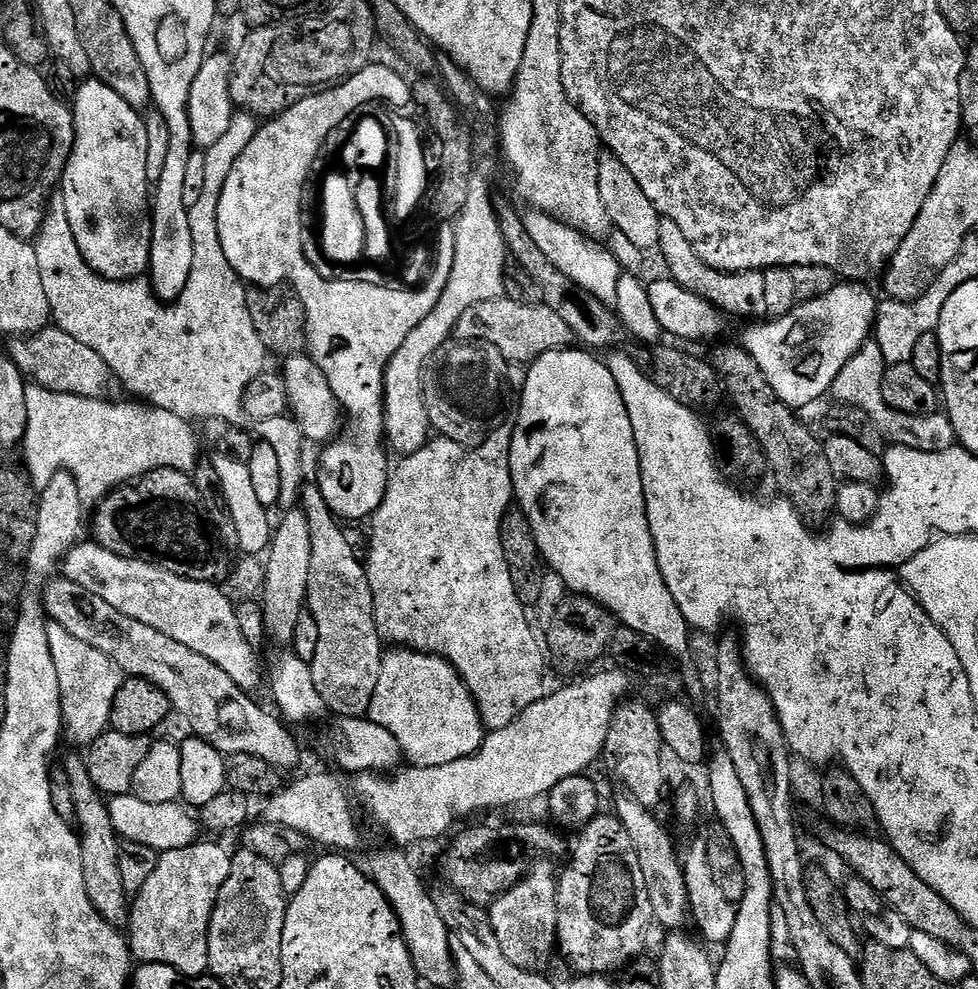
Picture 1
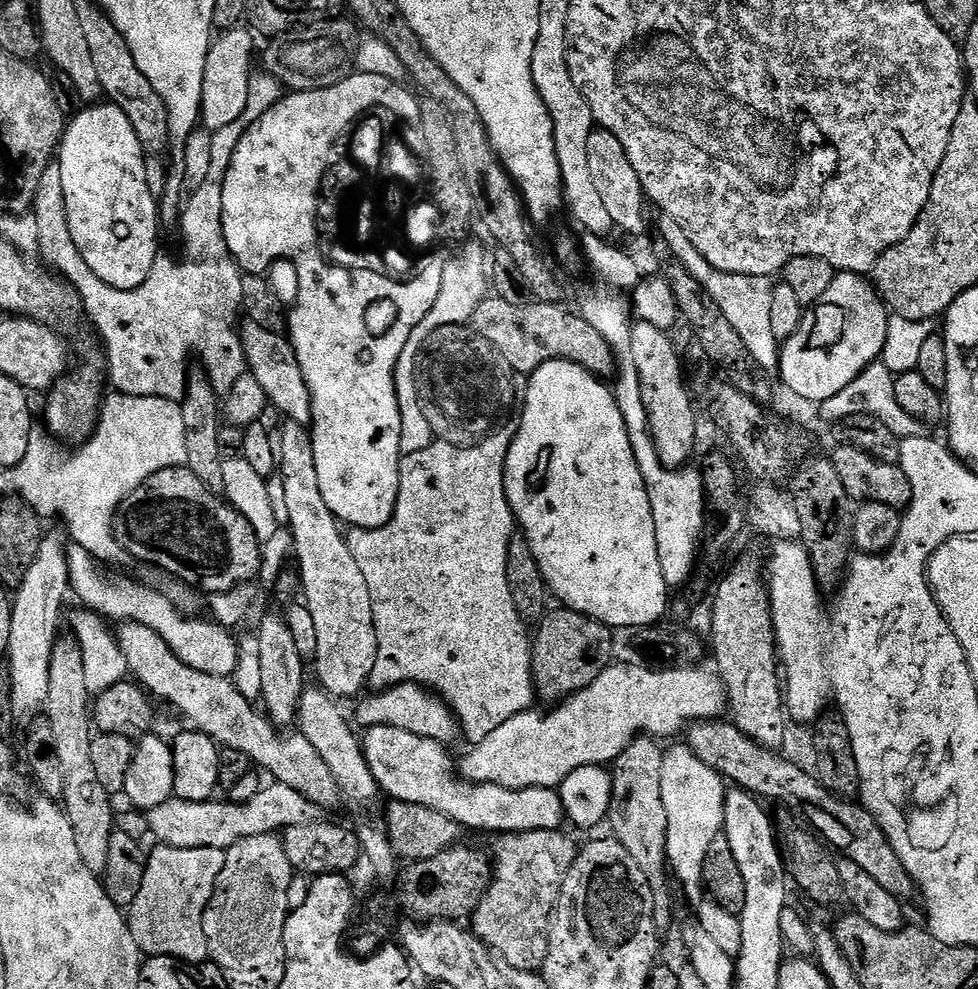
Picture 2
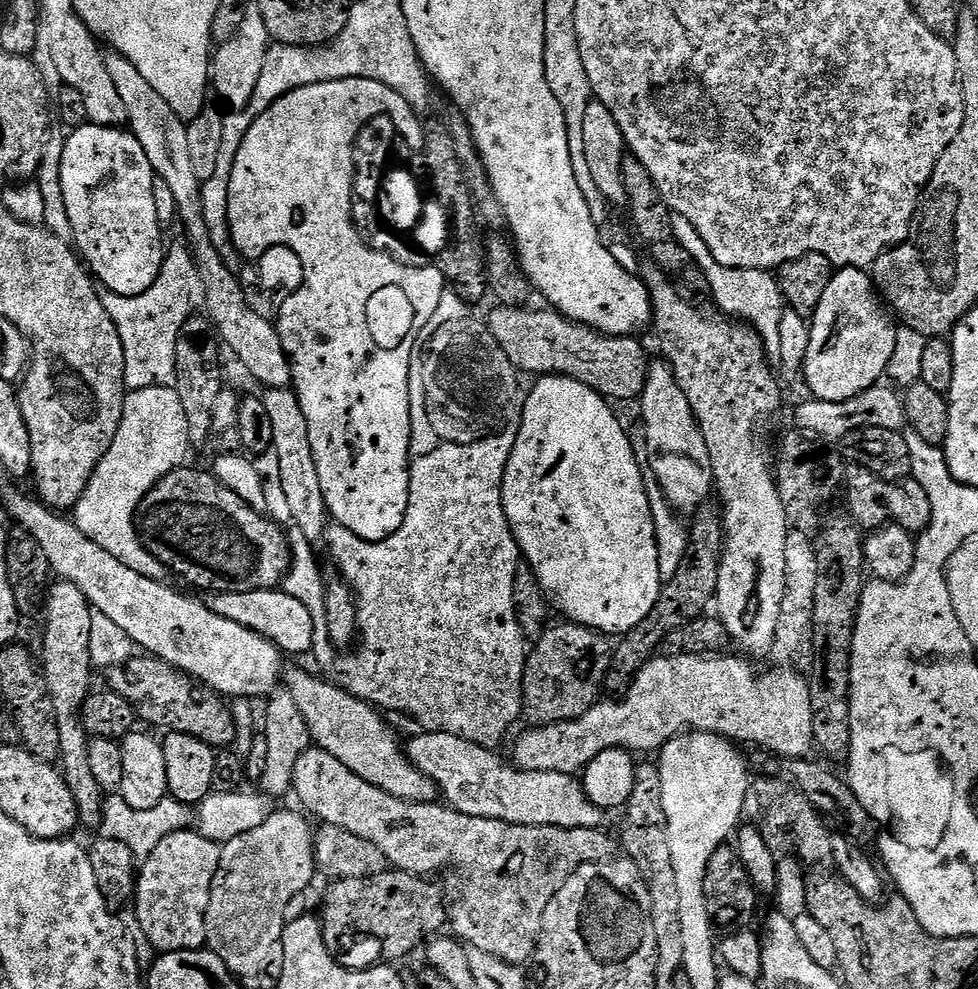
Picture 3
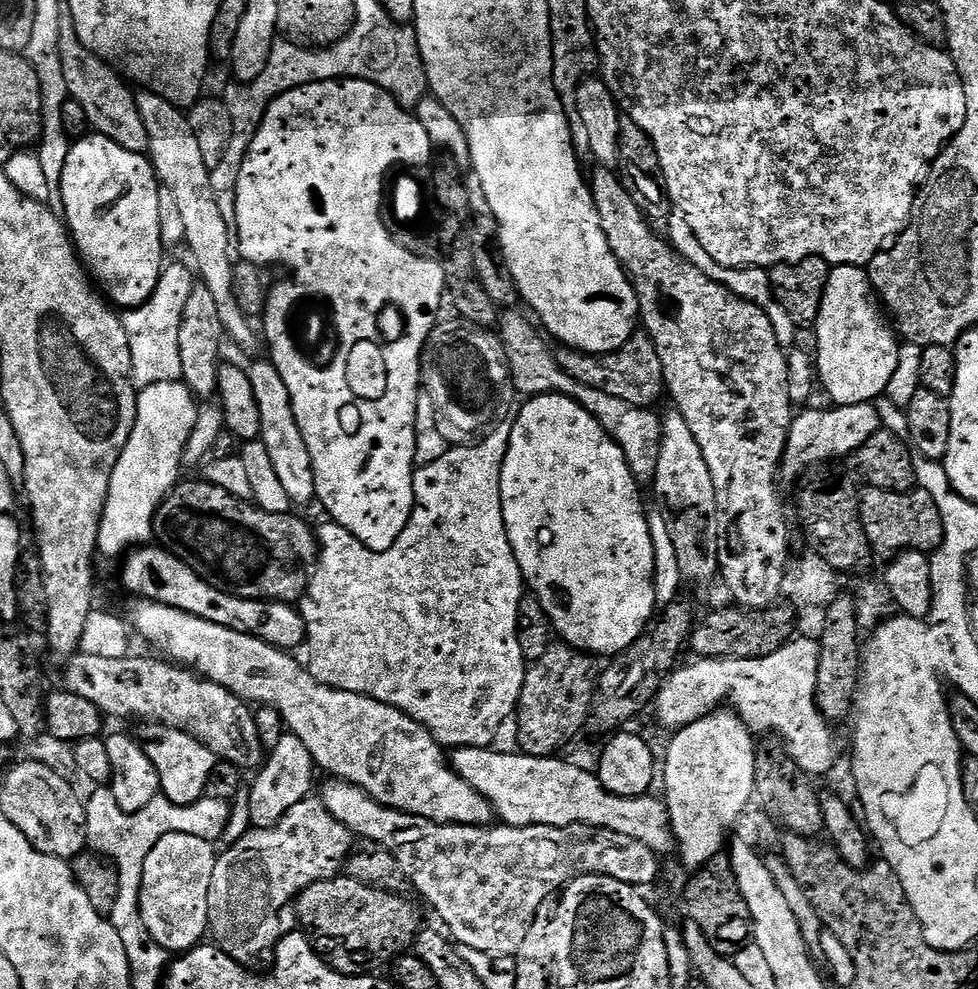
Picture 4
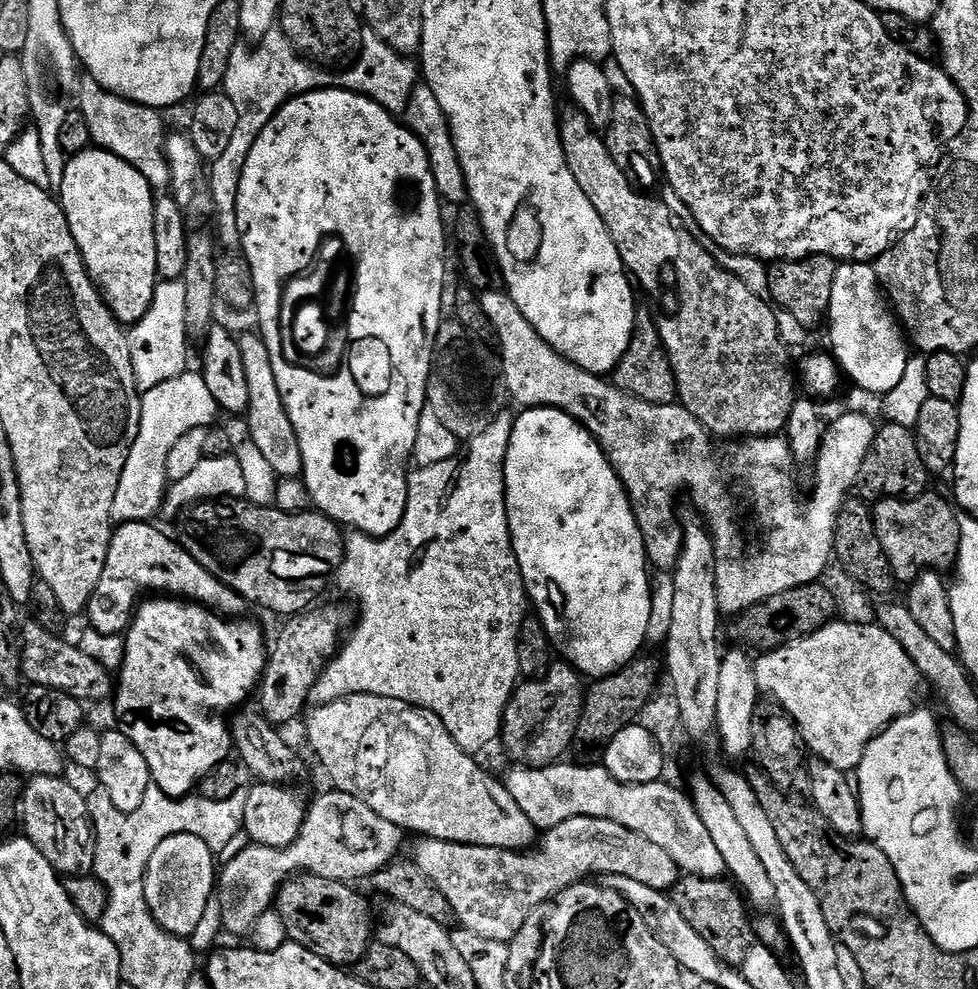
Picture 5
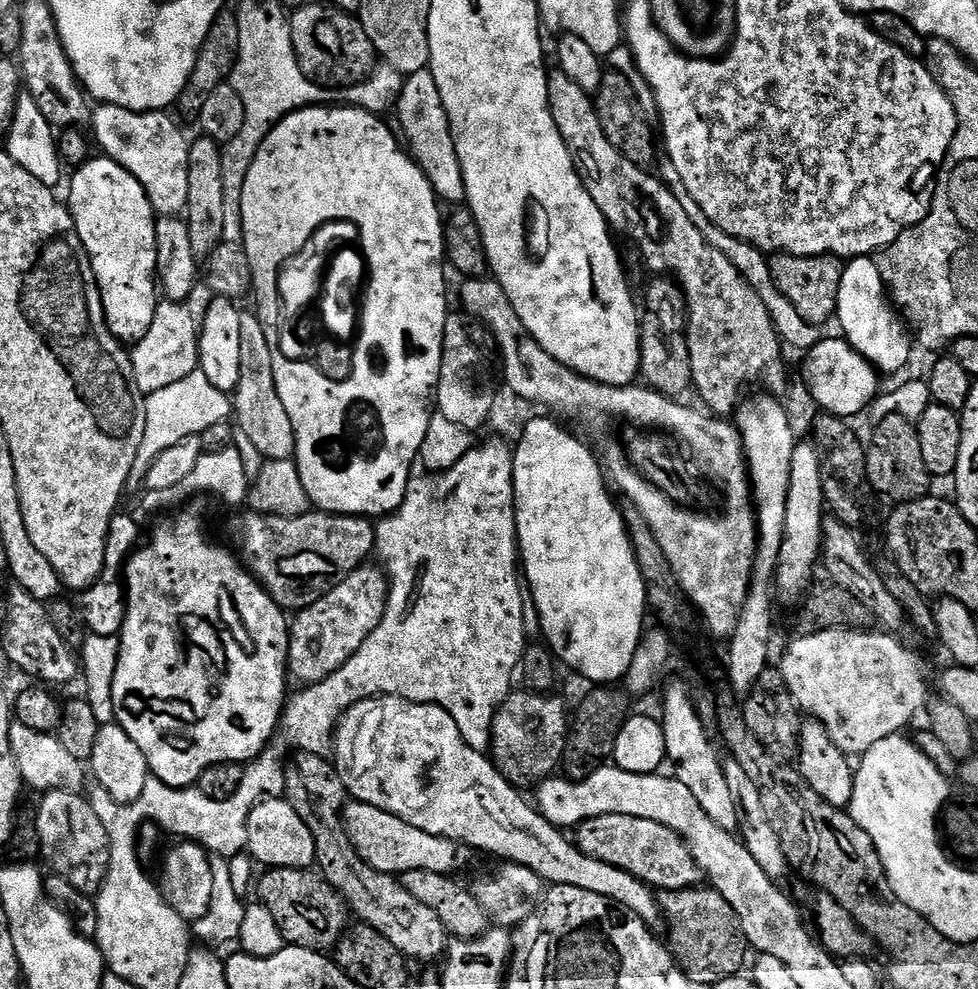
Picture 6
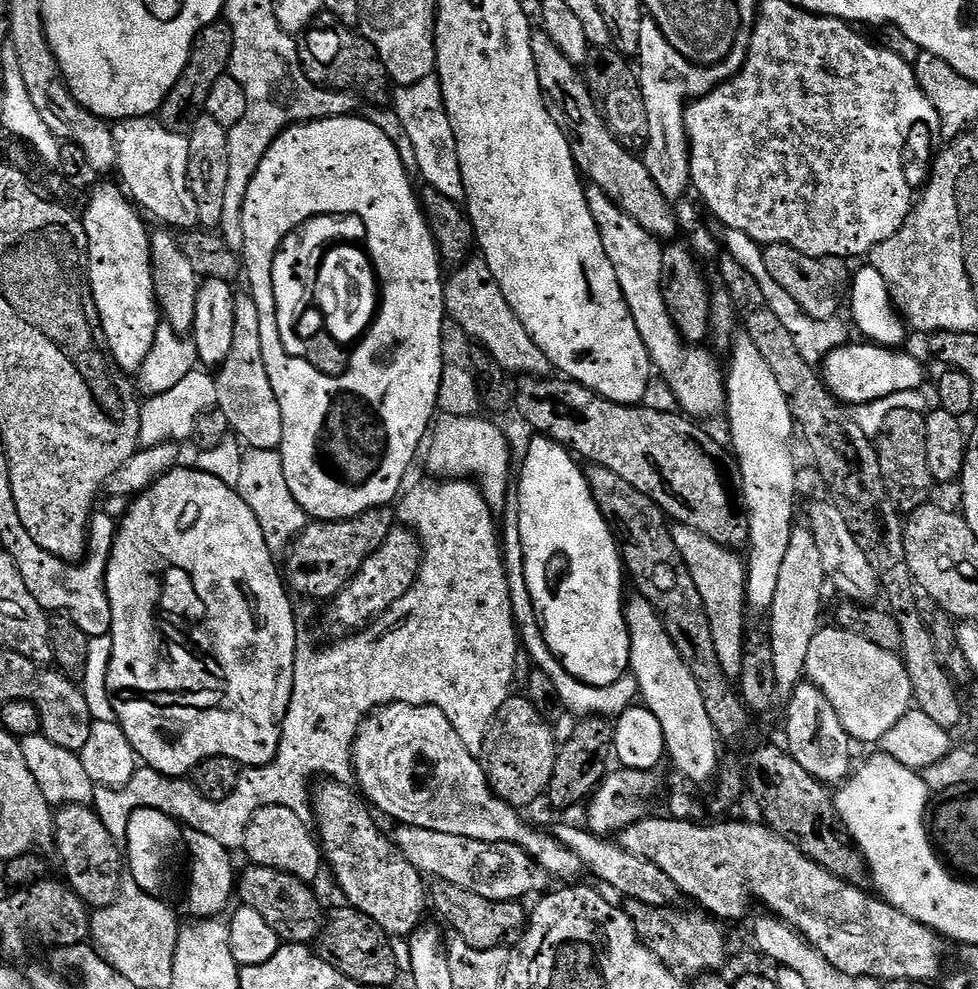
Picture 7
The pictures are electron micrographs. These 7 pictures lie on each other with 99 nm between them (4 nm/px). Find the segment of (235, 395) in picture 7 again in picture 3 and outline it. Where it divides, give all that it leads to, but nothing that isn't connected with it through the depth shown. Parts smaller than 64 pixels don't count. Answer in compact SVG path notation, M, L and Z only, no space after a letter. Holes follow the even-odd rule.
M269 388L263 393L270 423L274 430L272 448L278 452L279 469L282 470L282 487L293 515L292 524L300 527L299 535L309 542L323 537L330 517L324 507L322 482L318 482L318 466L314 462L314 450L310 446L310 430L306 426L306 414L298 402L295 391L288 388Z

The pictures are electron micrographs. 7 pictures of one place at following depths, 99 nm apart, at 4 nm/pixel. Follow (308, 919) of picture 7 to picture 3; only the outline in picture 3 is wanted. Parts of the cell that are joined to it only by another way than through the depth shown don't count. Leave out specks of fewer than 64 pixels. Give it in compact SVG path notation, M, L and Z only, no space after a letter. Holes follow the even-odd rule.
M389 870L370 878L346 878L329 883L322 901L324 945L328 952L350 969L357 967L356 951L367 940L380 947L381 954L388 959L385 961L396 962L392 960L410 955L420 943L431 941L443 924L445 927L449 923L450 908L446 900L444 904L444 892L436 882L413 872Z

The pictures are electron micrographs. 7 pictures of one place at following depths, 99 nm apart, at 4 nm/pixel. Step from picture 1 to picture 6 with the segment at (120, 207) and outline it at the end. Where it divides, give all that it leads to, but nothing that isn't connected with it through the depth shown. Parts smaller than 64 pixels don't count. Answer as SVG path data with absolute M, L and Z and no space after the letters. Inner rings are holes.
M90 158L85 164L80 165L71 173L72 185L68 188L68 200L66 196L66 207L71 212L74 222L76 223L76 233L82 242L82 246L86 250L88 260L92 263L92 273L96 279L96 289L100 292L100 299L104 307L104 317L108 323L108 328L121 342L135 342L140 340L146 334L146 330L150 330L150 322L154 322L154 310L158 303L158 283L156 276L157 247L155 245L155 224L158 213L152 208L150 198L146 198L146 190L142 190L142 186L138 182L138 178L134 178L134 174L127 172L122 166L118 166L118 162L107 158Z

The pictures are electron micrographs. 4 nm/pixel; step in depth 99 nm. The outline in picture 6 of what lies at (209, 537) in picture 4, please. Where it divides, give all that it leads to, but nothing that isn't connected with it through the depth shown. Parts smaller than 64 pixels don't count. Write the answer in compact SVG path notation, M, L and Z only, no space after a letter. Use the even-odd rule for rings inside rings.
M244 510L232 520L232 540L240 547L238 556L249 572L271 594L278 607L299 610L317 602L332 587L373 555L376 546L376 524L363 516L342 516L339 512L311 510L296 517L276 517Z

